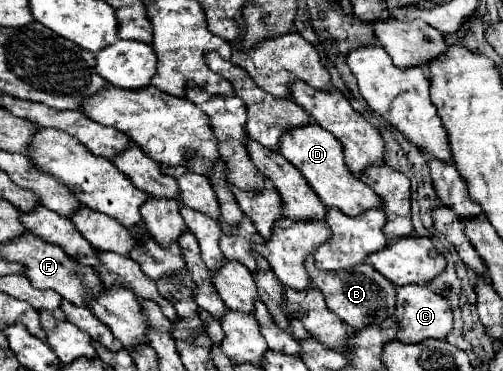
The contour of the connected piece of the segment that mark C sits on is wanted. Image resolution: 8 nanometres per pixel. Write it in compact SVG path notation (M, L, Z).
M402 286L398 288L398 300L396 300L396 314L398 314L398 340L406 342L406 344L414 344L414 342L422 342L426 338L436 338L436 340L444 340L448 336L448 332L452 330L452 308L448 304L448 300L436 292L432 292L426 286Z

